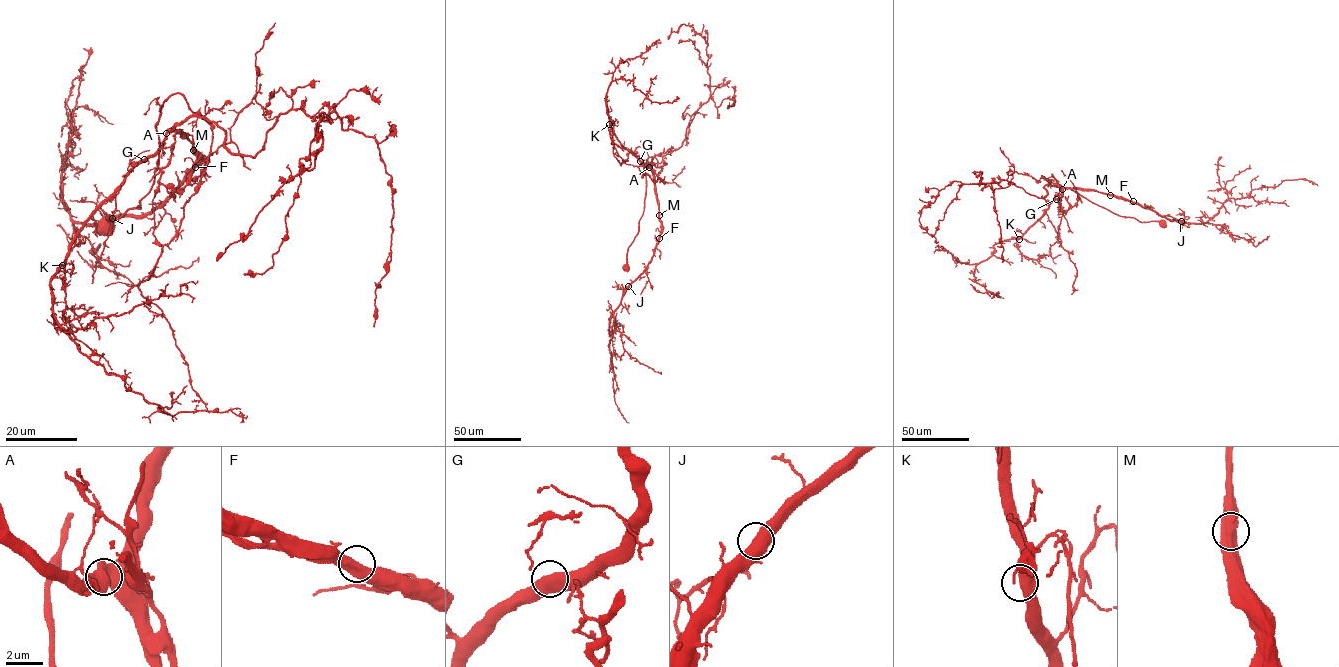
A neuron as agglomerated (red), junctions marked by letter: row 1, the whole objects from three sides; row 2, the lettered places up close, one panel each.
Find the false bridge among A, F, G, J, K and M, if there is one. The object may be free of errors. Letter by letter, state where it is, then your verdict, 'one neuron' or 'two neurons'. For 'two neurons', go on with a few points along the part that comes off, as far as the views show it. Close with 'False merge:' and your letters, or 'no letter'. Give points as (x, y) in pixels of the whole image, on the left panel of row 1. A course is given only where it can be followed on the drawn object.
A: place (166, 133); one neuron
F: place (195, 167); one neuron
G: place (144, 159); one neuron
J: place (112, 218); one neuron
K: place (62, 265); one neuron
M: place (193, 150); two neurons; course (193, 150), (192, 136), (177, 131), (161, 170), (169, 192), (196, 177), (230, 140), (230, 126), (260, 84)
False merge: M

